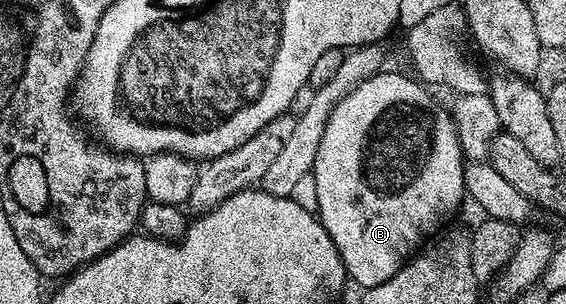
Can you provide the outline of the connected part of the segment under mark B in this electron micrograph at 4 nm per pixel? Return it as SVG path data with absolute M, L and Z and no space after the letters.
M382 72L373 78L368 78L363 84L359 84L359 88L351 91L331 112L331 116L327 120L327 128L323 128L323 140L319 140L319 152L315 152L315 164L311 175L313 194L317 197L315 213L320 218L323 228L327 228L327 232L343 260L346 275L352 281L354 278L361 288L378 286L383 284L383 280L391 280L391 276L395 276L395 272L399 272L399 268L403 268L405 263L418 253L422 243L432 239L442 229L440 226L460 208L461 198L466 197L465 163L467 159L461 153L457 126L453 122L452 113L441 114L440 104L429 95L430 87L422 84L416 77L406 74Z

